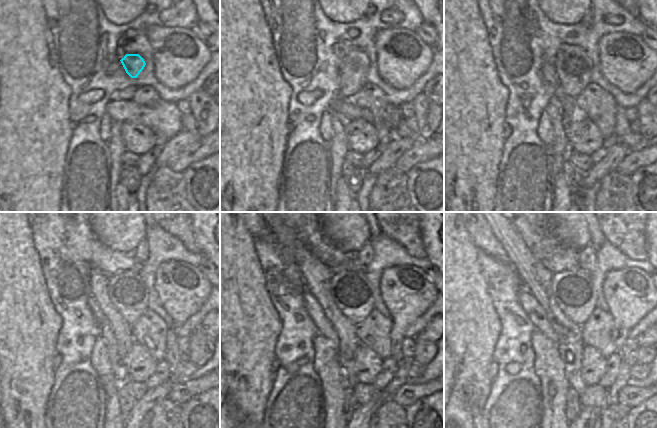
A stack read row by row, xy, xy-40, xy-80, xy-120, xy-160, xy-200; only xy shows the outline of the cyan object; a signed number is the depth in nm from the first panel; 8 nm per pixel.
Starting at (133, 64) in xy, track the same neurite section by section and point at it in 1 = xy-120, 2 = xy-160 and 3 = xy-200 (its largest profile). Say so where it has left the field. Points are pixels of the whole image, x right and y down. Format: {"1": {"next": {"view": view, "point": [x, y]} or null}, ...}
{"1": {"next": {"view": "xy-120", "point": [126, 290]}}, "2": {"next": {"view": "xy-160", "point": [350, 290]}}, "3": {"next": {"view": "xy-200", "point": [572, 289]}}}

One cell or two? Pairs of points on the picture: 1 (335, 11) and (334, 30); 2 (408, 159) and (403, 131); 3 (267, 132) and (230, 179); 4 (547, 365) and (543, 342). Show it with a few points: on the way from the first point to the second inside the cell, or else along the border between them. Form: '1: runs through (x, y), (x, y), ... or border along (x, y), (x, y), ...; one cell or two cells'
1: border along (321, 10), (333, 21), (348, 23), (357, 20); two cells
2: border along (419, 137), (414, 140); two cells
3: runs through (255, 144), (232, 167); one cell
4: runs through (547, 359), (544, 348); one cell

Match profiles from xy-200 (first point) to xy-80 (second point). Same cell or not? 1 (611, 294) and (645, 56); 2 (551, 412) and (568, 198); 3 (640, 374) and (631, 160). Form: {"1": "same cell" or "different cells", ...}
{"1": "same cell", "2": "same cell", "3": "different cells"}

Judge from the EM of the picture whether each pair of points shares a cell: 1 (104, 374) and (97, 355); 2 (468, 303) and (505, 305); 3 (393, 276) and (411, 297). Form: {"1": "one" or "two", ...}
{"1": "one", "2": "two", "3": "one"}

